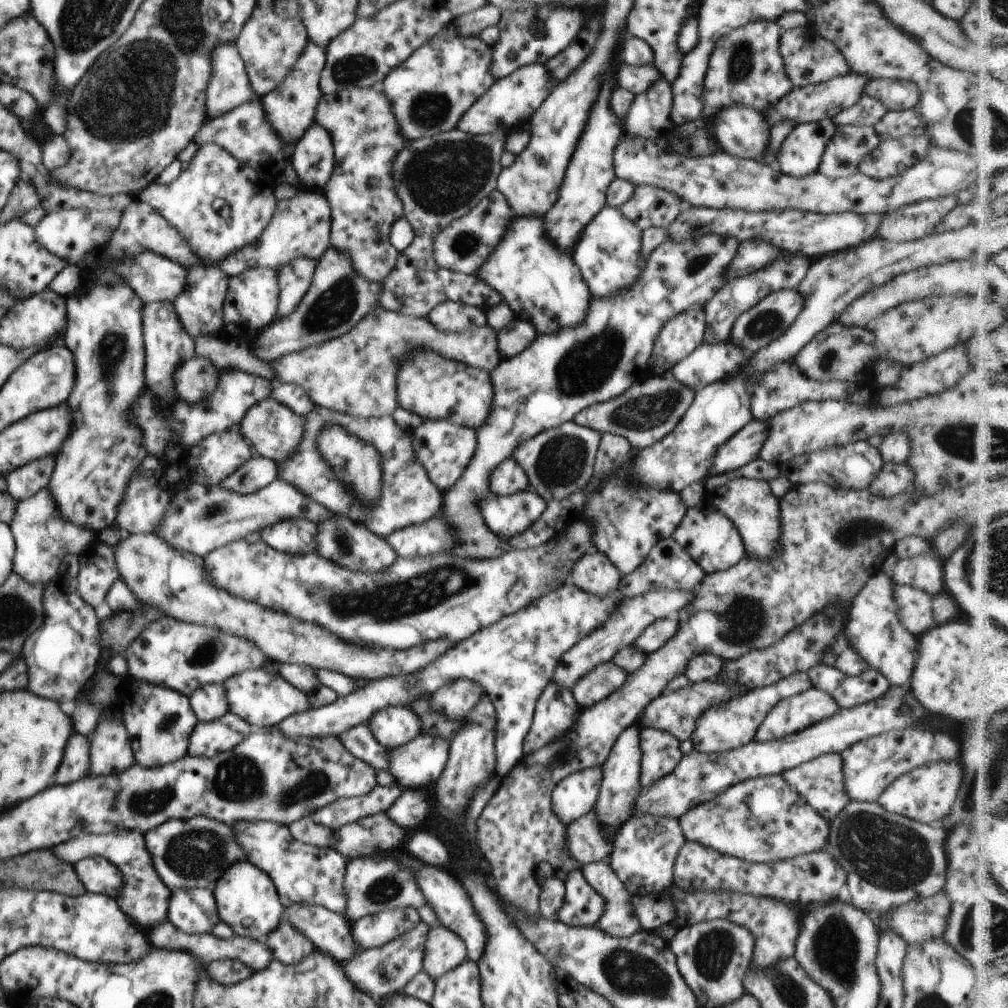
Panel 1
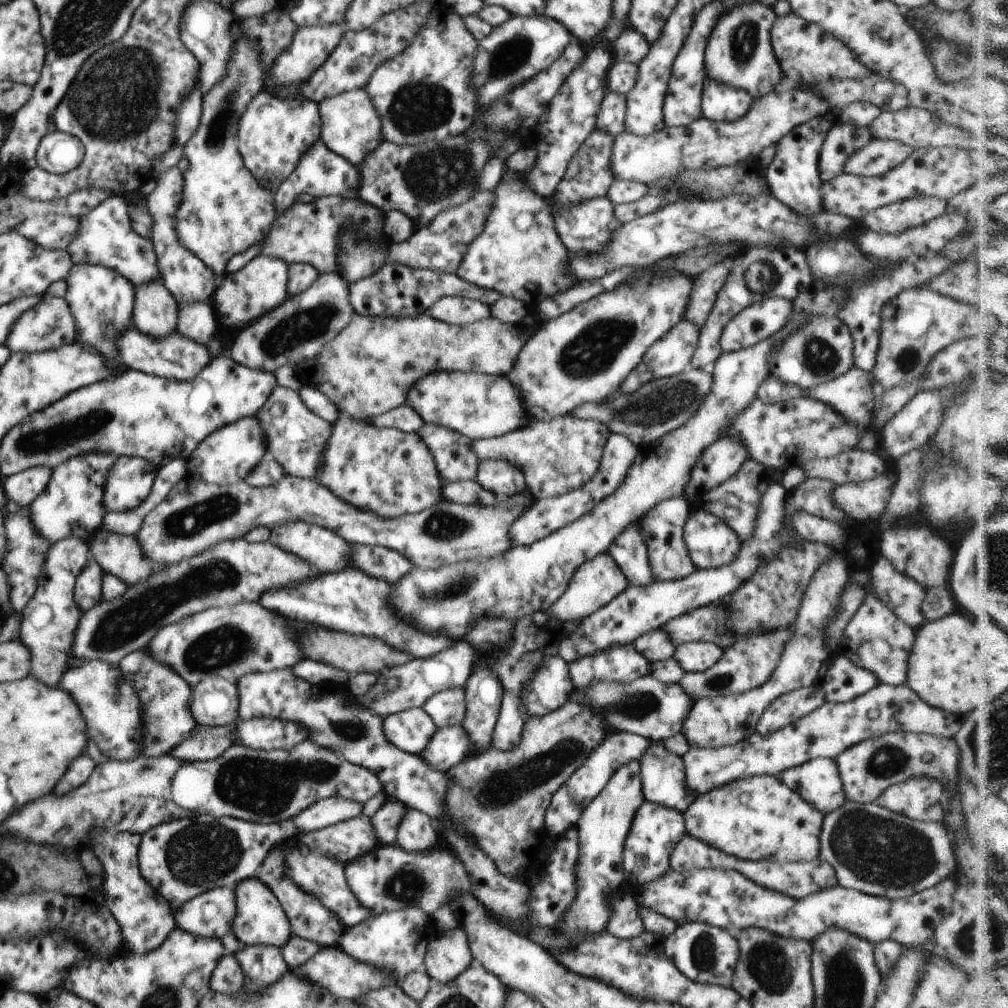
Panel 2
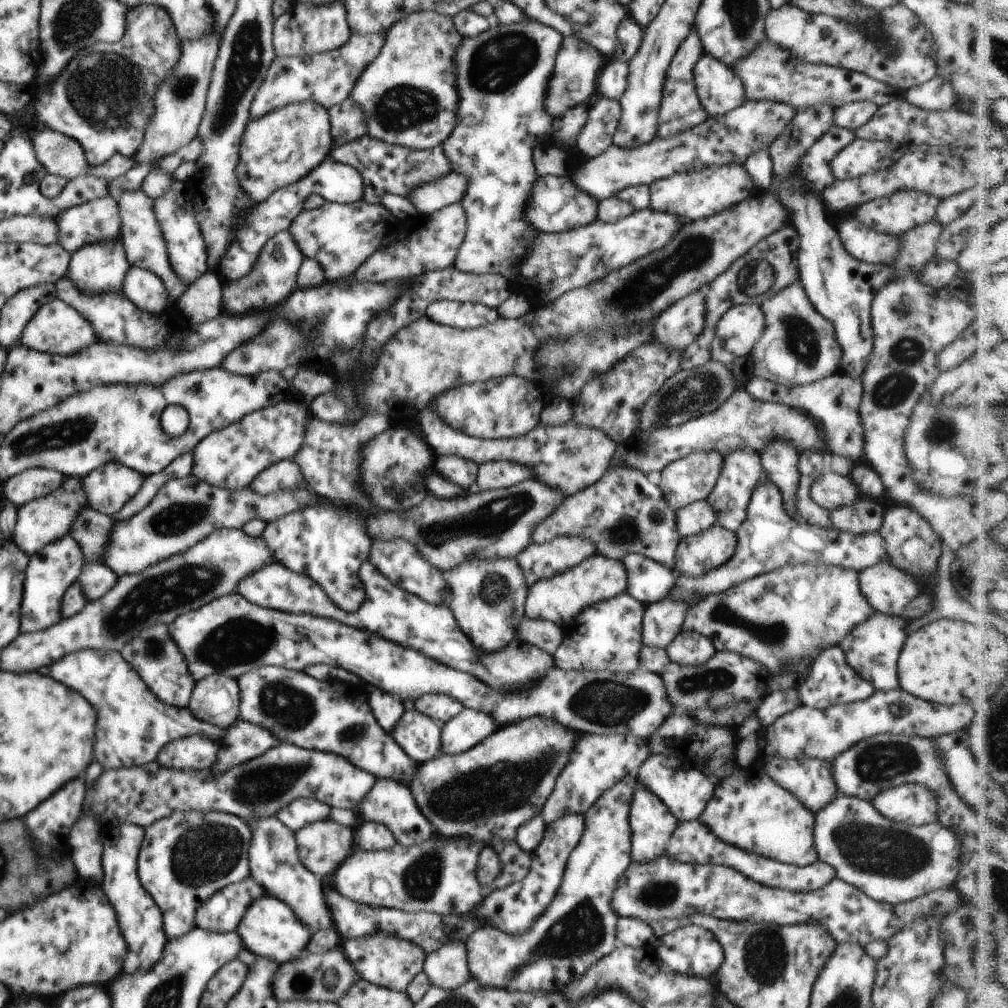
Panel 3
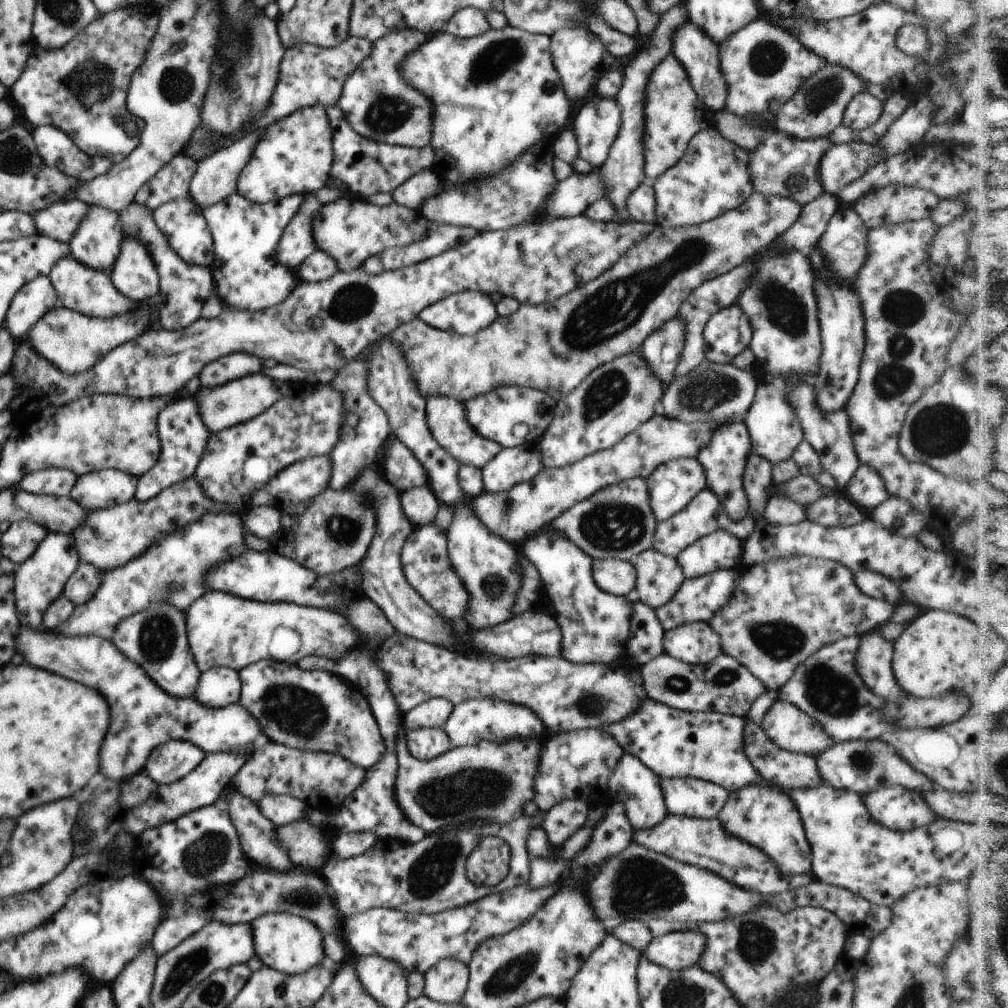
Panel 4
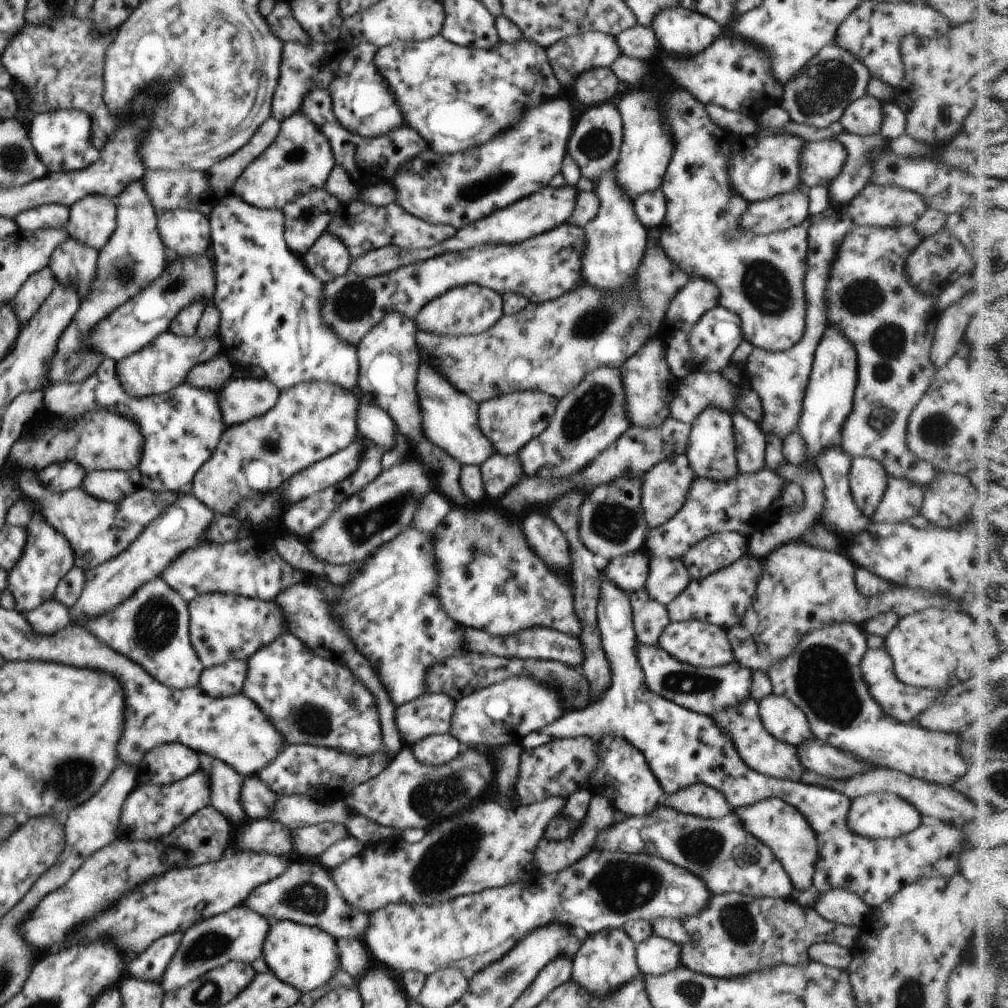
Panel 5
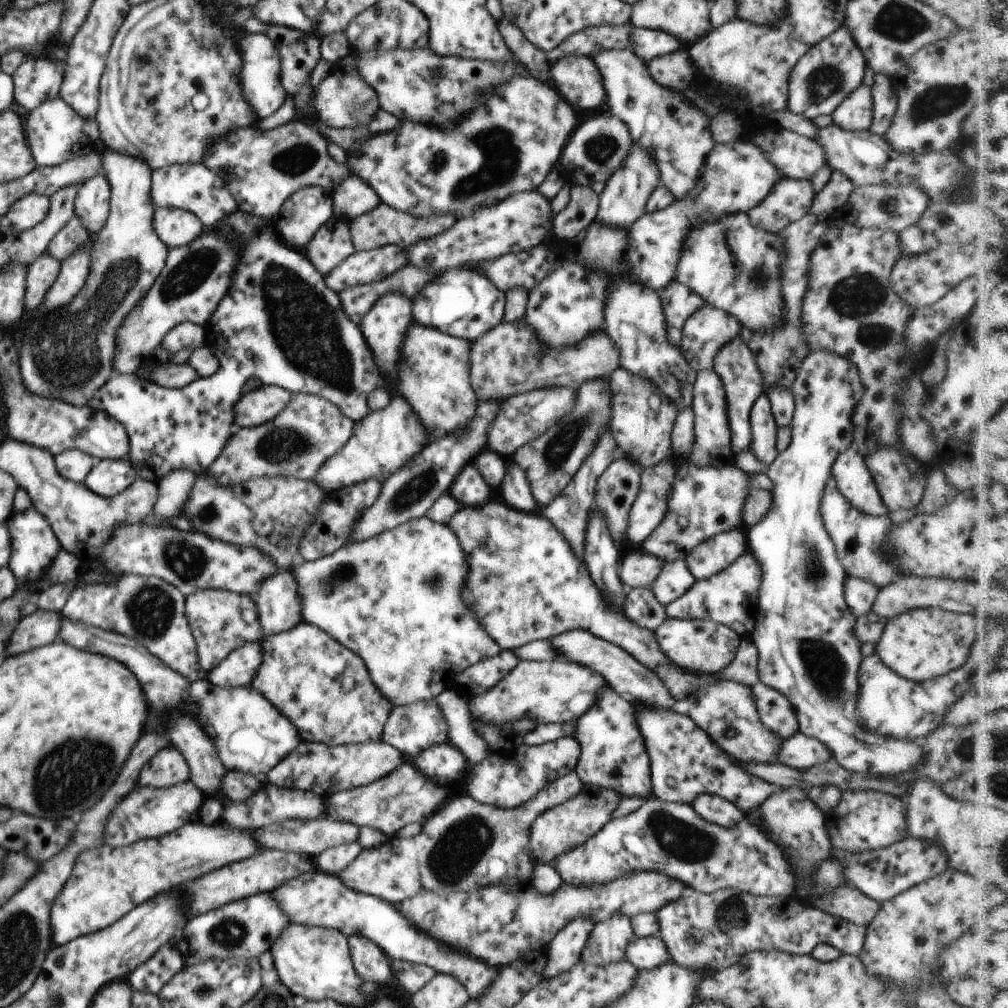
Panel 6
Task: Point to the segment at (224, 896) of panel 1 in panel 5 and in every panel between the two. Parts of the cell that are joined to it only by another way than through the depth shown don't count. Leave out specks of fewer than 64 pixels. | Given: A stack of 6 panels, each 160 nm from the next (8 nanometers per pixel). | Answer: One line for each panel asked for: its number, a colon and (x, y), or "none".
2: (260, 920)
3: (269, 928)
4: (290, 944)
5: (303, 956)

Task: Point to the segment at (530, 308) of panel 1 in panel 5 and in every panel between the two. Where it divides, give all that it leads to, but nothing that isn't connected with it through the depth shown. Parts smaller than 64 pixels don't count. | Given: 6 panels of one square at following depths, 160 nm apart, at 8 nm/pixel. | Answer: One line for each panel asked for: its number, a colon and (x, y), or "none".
2: (518, 254)
3: (502, 74)
4: (487, 90)
5: (456, 97)

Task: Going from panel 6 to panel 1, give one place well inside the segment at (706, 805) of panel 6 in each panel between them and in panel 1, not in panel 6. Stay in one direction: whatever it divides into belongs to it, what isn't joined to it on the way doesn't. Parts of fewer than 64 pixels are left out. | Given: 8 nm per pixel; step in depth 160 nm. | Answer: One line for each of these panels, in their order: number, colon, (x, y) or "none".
1: (661, 754)
2: (663, 781)
3: (685, 790)
4: (688, 796)
5: (701, 800)

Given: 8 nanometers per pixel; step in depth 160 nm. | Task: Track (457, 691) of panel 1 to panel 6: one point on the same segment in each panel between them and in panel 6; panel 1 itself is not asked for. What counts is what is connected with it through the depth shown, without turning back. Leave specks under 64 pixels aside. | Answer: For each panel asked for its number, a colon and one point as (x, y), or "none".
2: (447, 708)
3: (440, 707)
4: (434, 712)
5: (429, 714)
6: (412, 728)

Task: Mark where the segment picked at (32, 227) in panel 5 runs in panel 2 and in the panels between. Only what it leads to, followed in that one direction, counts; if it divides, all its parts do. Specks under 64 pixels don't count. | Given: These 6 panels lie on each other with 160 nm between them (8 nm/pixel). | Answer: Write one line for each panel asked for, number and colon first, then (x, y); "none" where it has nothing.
2: (105, 236)
3: (98, 220)
4: (60, 221)

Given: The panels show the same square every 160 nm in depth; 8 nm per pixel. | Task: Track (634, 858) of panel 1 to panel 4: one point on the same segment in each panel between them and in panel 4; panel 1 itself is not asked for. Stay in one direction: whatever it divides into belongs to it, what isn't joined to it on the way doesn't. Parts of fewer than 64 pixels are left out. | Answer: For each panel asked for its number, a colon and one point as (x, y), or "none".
2: (656, 829)
3: (652, 824)
4: (638, 788)

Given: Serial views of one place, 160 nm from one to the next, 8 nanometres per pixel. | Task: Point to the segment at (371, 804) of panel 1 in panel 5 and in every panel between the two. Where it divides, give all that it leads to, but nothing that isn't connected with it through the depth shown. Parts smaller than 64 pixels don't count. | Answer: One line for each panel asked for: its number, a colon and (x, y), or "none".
2: (332, 810)
3: (301, 812)
4: (281, 809)
5: (259, 800)

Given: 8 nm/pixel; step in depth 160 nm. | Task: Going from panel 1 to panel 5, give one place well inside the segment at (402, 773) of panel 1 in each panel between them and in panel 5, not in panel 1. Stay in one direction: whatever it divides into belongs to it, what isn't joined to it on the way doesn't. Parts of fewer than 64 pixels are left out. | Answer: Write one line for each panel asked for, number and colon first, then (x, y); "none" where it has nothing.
2: (449, 746)
3: (470, 726)
4: (480, 719)
5: (486, 719)

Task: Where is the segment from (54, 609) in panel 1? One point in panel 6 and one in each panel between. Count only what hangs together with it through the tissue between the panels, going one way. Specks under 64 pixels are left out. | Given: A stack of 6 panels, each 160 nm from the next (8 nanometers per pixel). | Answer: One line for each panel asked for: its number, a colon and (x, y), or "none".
2: (49, 620)
3: (53, 569)
4: (39, 580)
5: (48, 557)
6: (34, 545)

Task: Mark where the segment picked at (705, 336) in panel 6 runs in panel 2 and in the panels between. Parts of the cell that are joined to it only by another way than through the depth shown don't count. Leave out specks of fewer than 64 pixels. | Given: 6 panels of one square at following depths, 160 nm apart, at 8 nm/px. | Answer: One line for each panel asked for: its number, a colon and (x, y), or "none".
2: (760, 321)
3: (740, 327)
4: (728, 332)
5: (713, 339)

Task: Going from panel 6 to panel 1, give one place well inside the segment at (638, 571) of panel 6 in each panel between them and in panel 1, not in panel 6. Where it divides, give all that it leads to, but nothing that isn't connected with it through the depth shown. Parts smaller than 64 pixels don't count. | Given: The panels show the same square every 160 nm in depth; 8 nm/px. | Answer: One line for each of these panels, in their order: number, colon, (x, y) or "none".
1: (594, 573)
2: (597, 582)
3: (598, 578)
4: (618, 577)
5: (629, 572)

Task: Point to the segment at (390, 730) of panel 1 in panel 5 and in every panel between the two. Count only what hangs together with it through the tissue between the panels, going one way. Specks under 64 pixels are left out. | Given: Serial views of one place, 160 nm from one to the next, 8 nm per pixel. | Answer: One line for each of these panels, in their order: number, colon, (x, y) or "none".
2: (411, 730)
3: (419, 736)
4: (425, 743)
5: (438, 749)

